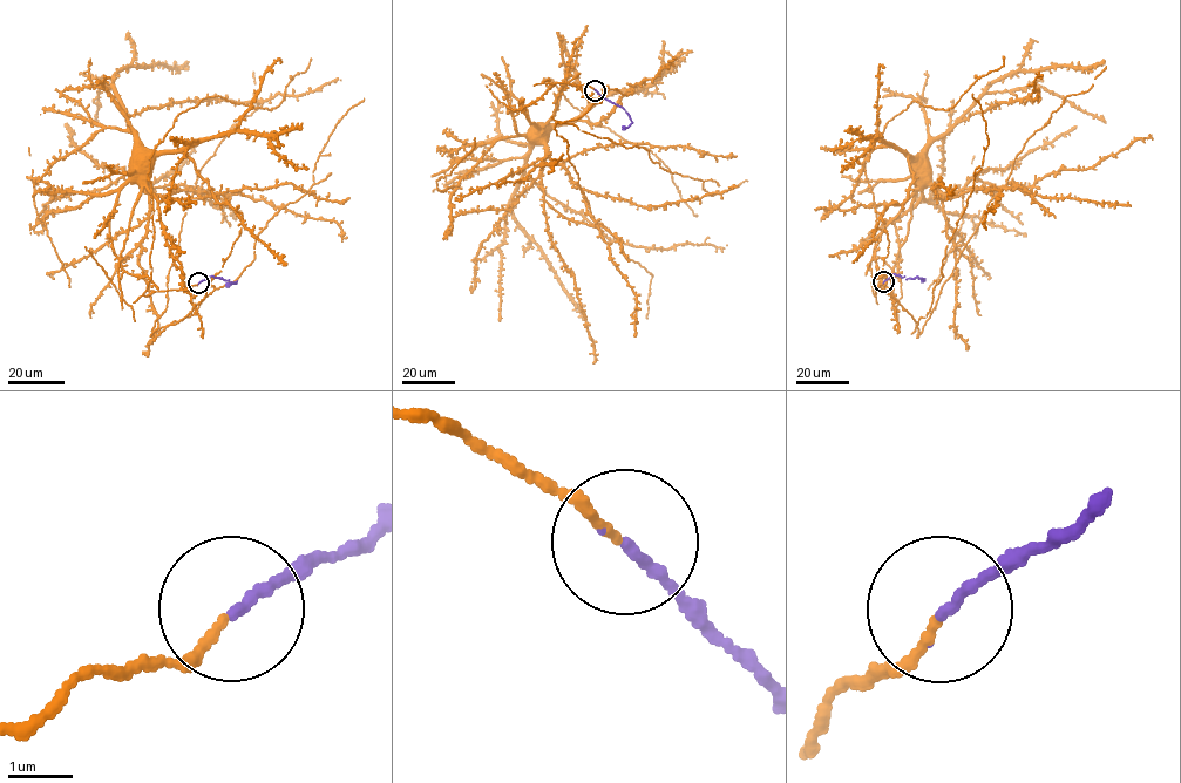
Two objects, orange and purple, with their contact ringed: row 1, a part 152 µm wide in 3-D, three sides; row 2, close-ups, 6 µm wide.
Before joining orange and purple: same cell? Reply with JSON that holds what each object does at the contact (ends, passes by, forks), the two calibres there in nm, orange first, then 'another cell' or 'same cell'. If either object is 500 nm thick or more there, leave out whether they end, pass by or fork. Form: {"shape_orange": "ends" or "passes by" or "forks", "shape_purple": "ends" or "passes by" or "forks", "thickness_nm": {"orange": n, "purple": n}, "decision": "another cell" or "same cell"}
{"shape_orange": "ends", "shape_purple": "ends", "thickness_nm": {"orange": 130, "purple": 150}, "decision": "same cell"}

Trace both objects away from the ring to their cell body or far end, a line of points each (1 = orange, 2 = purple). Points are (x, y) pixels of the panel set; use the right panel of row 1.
1: (883, 281), (879, 290), (881, 285), (874, 256), (879, 235), (915, 189), (915, 167)
2: (883, 281), (894, 274), (905, 279), (918, 277), (921, 280)

